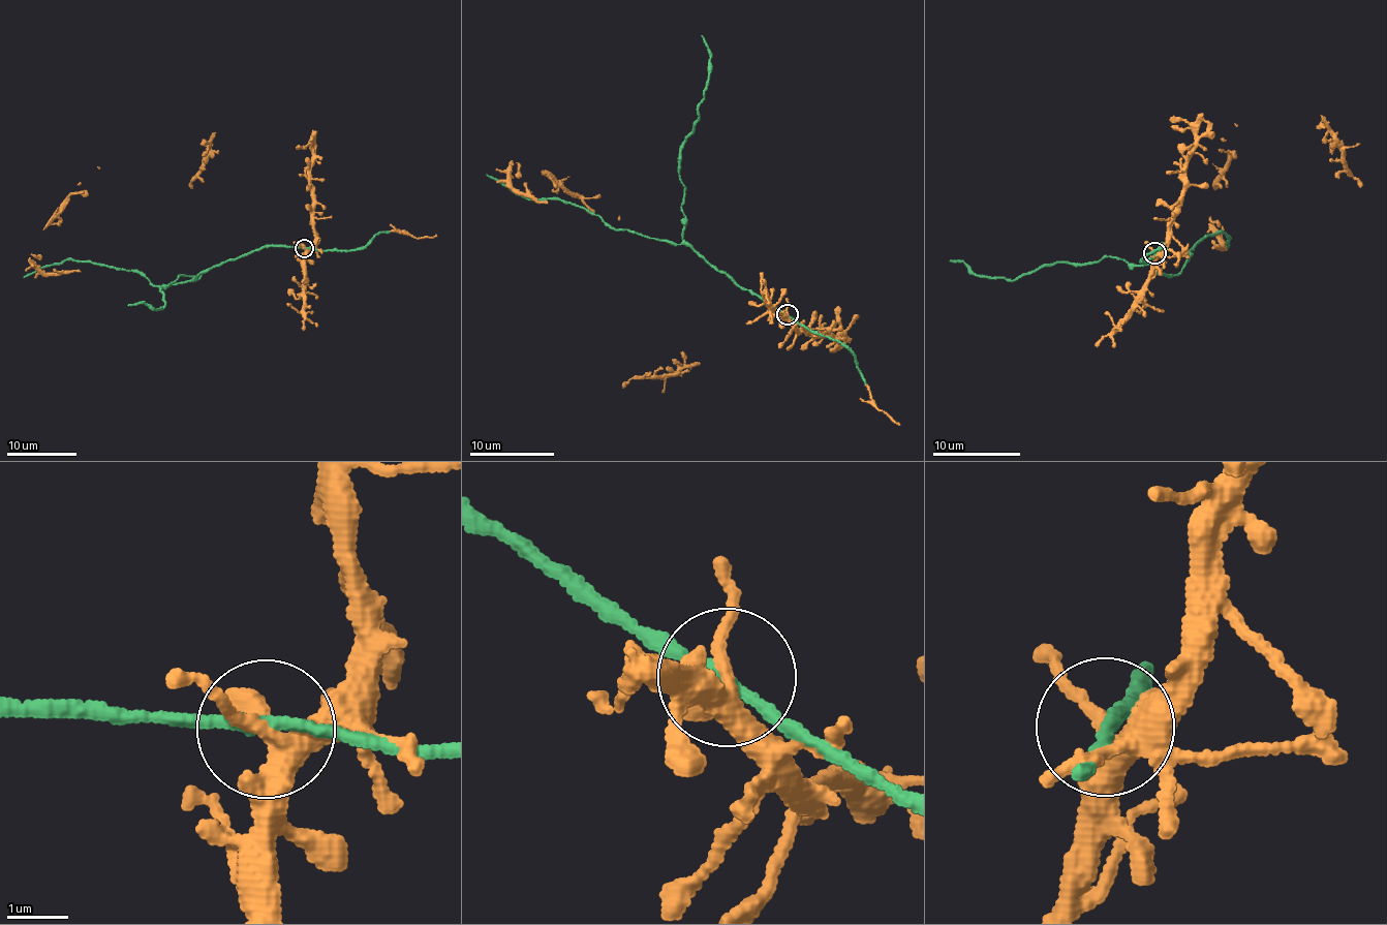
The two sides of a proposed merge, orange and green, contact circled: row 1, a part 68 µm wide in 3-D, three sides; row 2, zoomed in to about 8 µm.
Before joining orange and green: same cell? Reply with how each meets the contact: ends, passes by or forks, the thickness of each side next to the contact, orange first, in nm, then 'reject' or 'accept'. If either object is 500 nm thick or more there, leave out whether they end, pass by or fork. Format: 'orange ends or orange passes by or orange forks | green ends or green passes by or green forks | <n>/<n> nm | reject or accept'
orange forks | green passes by | 280/200 nm | accept

